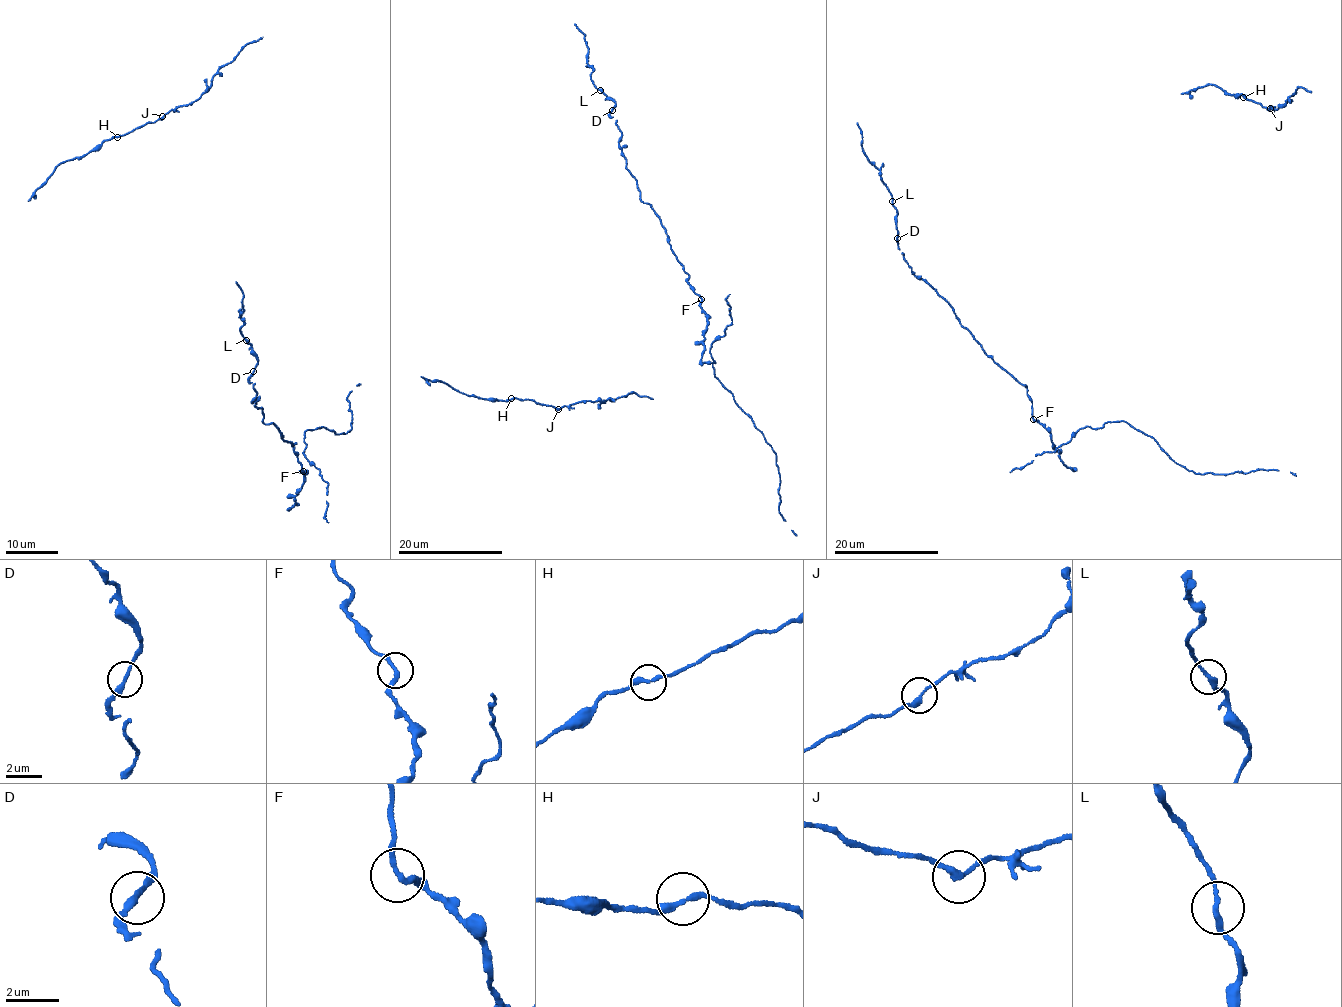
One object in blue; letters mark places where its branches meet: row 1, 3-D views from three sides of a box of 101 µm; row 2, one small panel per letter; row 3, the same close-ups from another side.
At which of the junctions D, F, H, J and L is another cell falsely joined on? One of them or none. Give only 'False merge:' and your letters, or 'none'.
False merge: none

